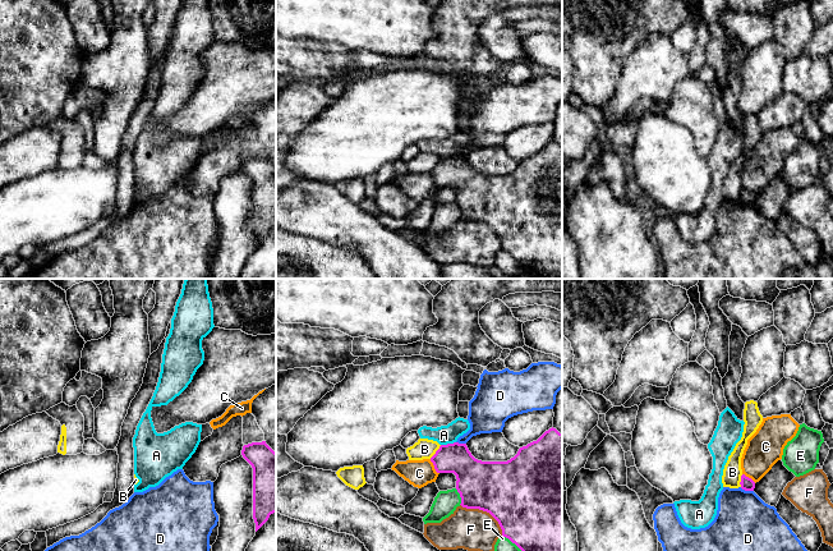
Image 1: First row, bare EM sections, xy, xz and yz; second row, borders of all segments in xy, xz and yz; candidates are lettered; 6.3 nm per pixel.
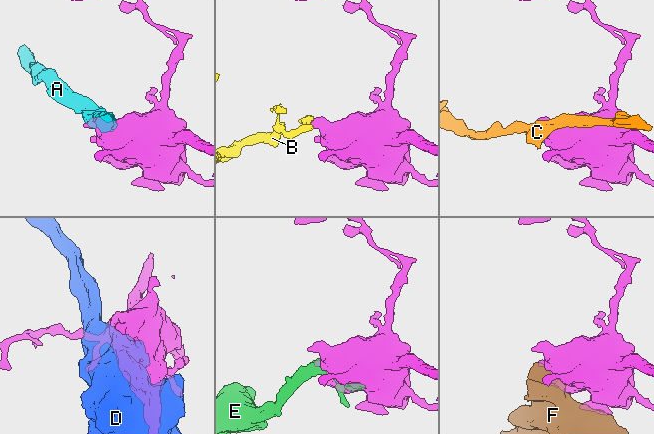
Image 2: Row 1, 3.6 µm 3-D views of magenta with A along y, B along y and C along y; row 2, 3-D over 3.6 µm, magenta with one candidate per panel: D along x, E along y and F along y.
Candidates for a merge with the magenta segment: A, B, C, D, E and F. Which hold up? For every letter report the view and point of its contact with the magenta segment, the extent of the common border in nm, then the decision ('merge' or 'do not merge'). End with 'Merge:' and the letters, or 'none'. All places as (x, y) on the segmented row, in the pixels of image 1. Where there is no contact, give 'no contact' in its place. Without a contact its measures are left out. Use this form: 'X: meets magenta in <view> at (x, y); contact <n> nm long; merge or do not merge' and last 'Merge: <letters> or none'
A: meets magenta in xz at (447, 444); contact 100 nm long; do not merge
B: meets magenta in xz at (436, 451); contact 120 nm long; do not merge
C: meets magenta in xz at (435, 467); contact 110 nm long; do not merge
D: meets magenta in yz at (746, 490); contact 90 nm long; do not merge
E: meets magenta in xz at (512, 542); contact 160 nm long; do not merge
F: meets magenta in xz at (486, 510); contact 340 nm long; do not merge
Merge: none

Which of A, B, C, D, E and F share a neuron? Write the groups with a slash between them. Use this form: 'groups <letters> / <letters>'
groups A / B / C / D / E / F

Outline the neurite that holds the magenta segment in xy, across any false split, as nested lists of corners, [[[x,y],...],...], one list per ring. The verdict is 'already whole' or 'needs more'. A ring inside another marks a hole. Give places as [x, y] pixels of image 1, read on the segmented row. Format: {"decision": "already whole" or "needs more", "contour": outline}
{"decision": "already whole", "contour": [[[262,441],[244,445],[241,455],[253,468],[253,519],[257,532],[276,513],[276,453]]]}

